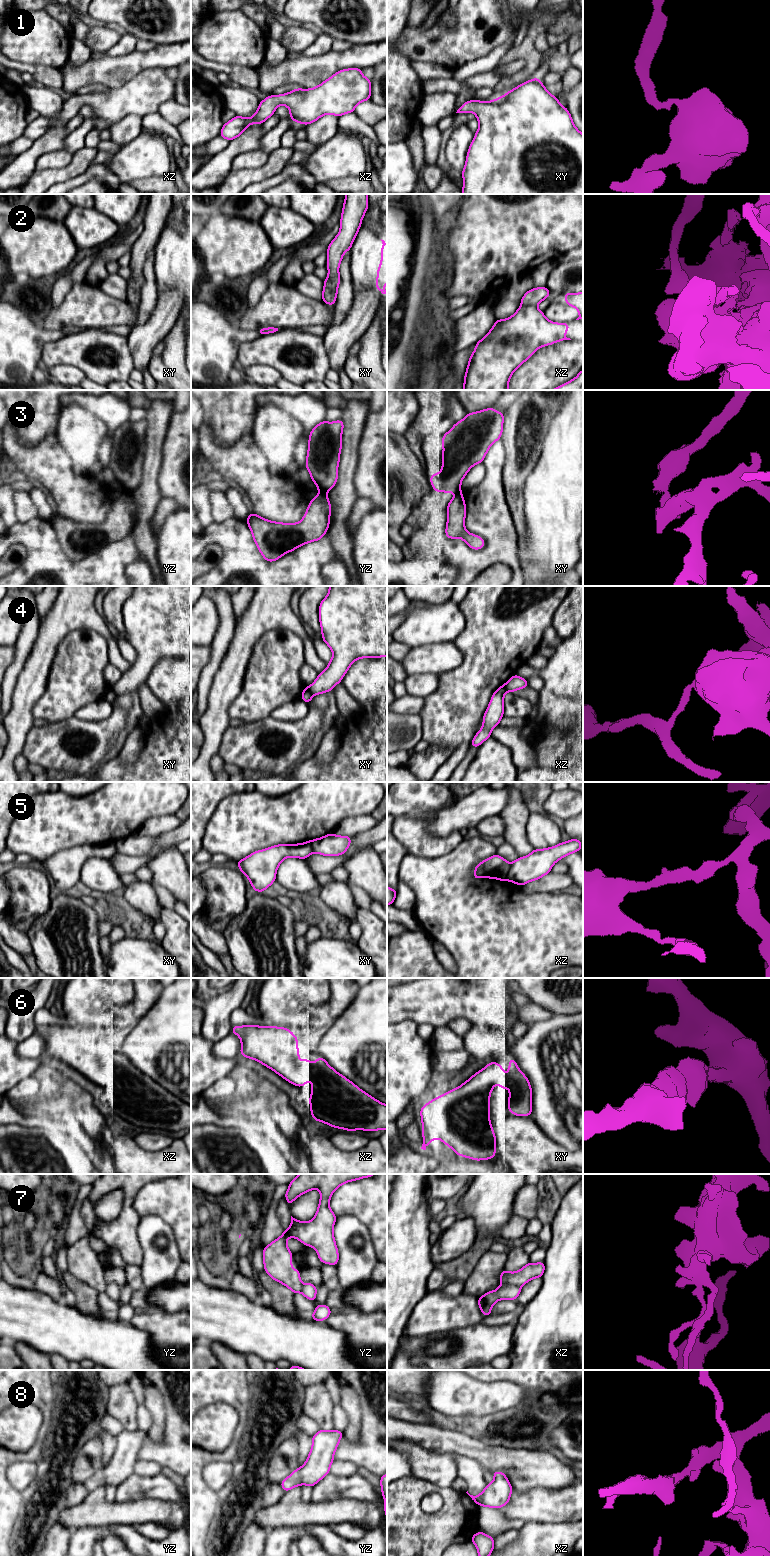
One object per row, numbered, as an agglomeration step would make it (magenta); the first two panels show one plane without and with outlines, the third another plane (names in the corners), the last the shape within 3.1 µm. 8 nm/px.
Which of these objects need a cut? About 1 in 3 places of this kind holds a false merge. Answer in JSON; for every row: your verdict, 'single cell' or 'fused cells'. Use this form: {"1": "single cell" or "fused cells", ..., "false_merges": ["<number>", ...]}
{"1": "single cell", "2": "fused cells", "3": "fused cells", "4": "fused cells", "5": "fused cells", "6": "single cell", "7": "fused cells", "8": "single cell", "false_merges": ["2", "3", "4", "5", "7"]}

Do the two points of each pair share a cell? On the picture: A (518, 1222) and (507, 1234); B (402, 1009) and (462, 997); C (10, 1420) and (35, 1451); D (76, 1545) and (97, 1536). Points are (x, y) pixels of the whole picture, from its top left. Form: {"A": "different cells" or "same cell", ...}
{"A": "same cell", "B": "same cell", "C": "different cells", "D": "same cell"}

